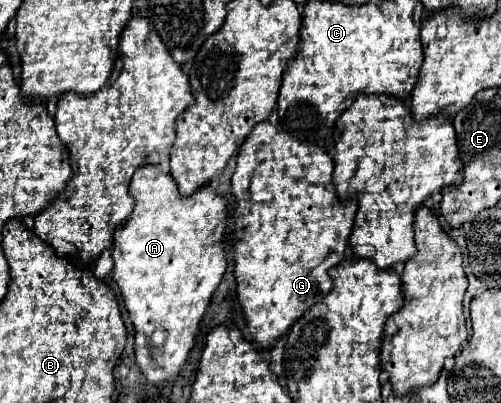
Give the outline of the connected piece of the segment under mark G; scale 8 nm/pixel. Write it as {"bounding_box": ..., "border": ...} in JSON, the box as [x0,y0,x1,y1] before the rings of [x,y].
{"bounding_box":[230,120,358,350],"border":[[[268,120],[254,126],[254,130],[250,132],[250,138],[246,138],[246,142],[242,144],[242,150],[238,150],[236,172],[232,176],[232,196],[238,200],[238,208],[234,210],[234,232],[230,234],[230,242],[234,246],[234,262],[236,262],[234,276],[236,276],[236,282],[238,282],[238,300],[240,300],[240,306],[244,310],[244,314],[246,314],[248,332],[250,332],[252,340],[258,344],[258,348],[262,348],[262,350],[270,348],[282,334],[288,332],[288,328],[296,322],[296,318],[300,318],[308,308],[312,308],[316,302],[320,302],[330,292],[332,280],[328,276],[328,270],[332,266],[340,264],[344,254],[346,254],[348,236],[352,234],[354,214],[356,214],[358,204],[356,202],[340,202],[340,198],[336,194],[336,188],[332,184],[332,172],[334,172],[334,160],[328,156],[326,150],[322,150],[314,142],[298,142],[294,136],[290,136],[280,126],[268,124]]]}

